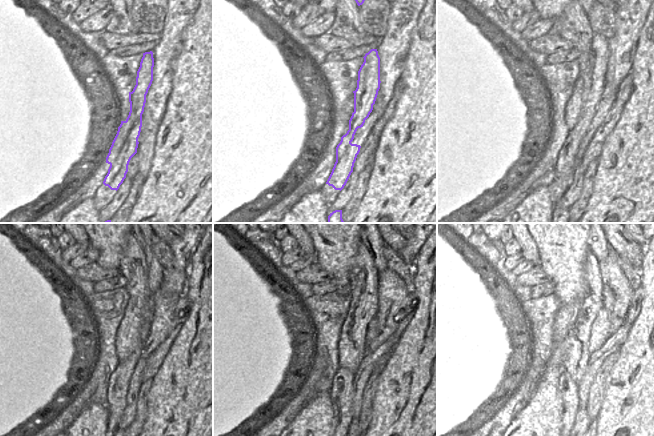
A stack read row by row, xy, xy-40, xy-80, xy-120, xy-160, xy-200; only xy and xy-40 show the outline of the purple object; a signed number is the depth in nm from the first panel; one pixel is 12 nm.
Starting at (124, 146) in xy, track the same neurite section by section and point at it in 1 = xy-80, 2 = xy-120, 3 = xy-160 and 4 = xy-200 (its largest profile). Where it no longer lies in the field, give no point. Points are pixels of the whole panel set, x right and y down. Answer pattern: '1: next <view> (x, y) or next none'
1: next xy-80 (594, 75)
2: next xy-120 (118, 387)
3: next xy-160 (341, 393)
4: next xy-200 (569, 391)

